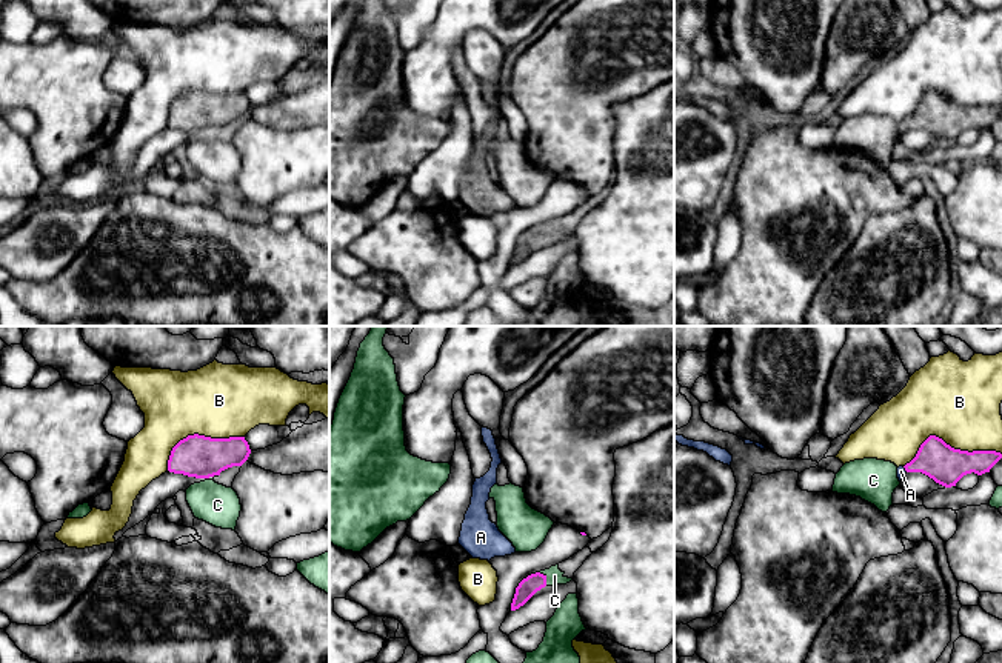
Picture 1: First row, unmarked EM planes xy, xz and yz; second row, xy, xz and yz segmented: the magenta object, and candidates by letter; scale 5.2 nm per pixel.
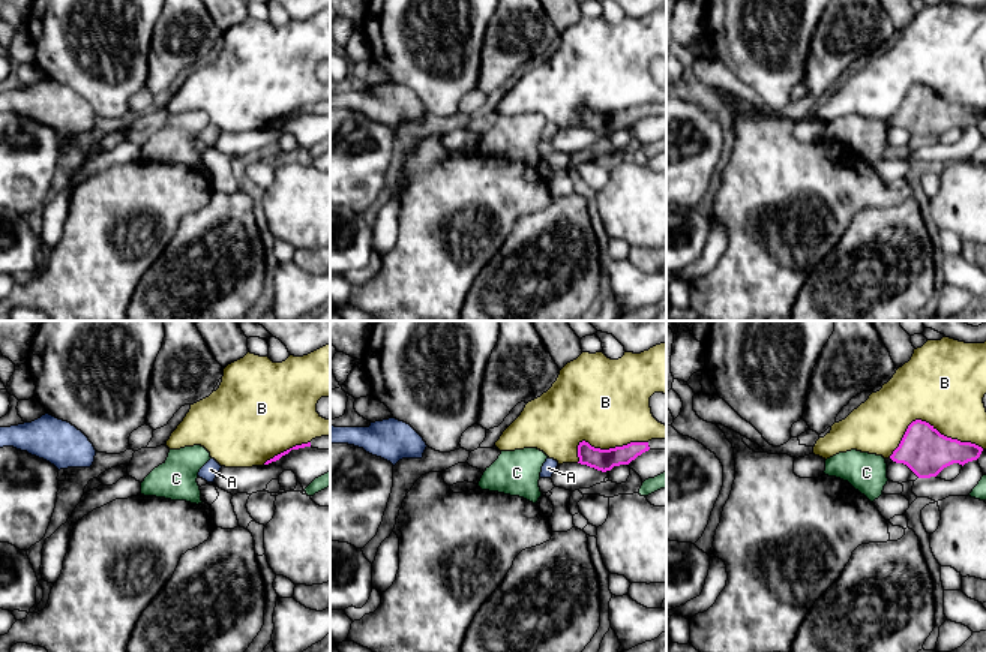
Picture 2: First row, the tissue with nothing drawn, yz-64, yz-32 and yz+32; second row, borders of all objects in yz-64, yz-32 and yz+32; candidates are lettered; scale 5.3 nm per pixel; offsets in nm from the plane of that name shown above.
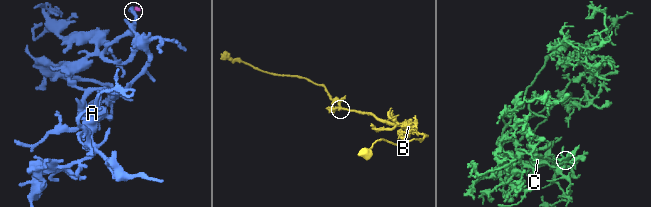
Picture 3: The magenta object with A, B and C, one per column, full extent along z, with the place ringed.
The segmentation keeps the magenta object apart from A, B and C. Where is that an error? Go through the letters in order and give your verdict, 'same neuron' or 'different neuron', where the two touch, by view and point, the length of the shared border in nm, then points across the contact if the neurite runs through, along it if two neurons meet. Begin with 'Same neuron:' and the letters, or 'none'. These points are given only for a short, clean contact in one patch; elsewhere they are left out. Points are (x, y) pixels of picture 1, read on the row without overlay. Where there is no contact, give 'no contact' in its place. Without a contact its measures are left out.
Same neuron: A
A: same neuron | yz (905, 125) | 40 nm | across yz (945, 120), (915, 120), (905, 125), (901, 126)
B: different neuron | yz (950, 102) | 500 nm
C: different neuron | xz (545, 234) | 80 nm

